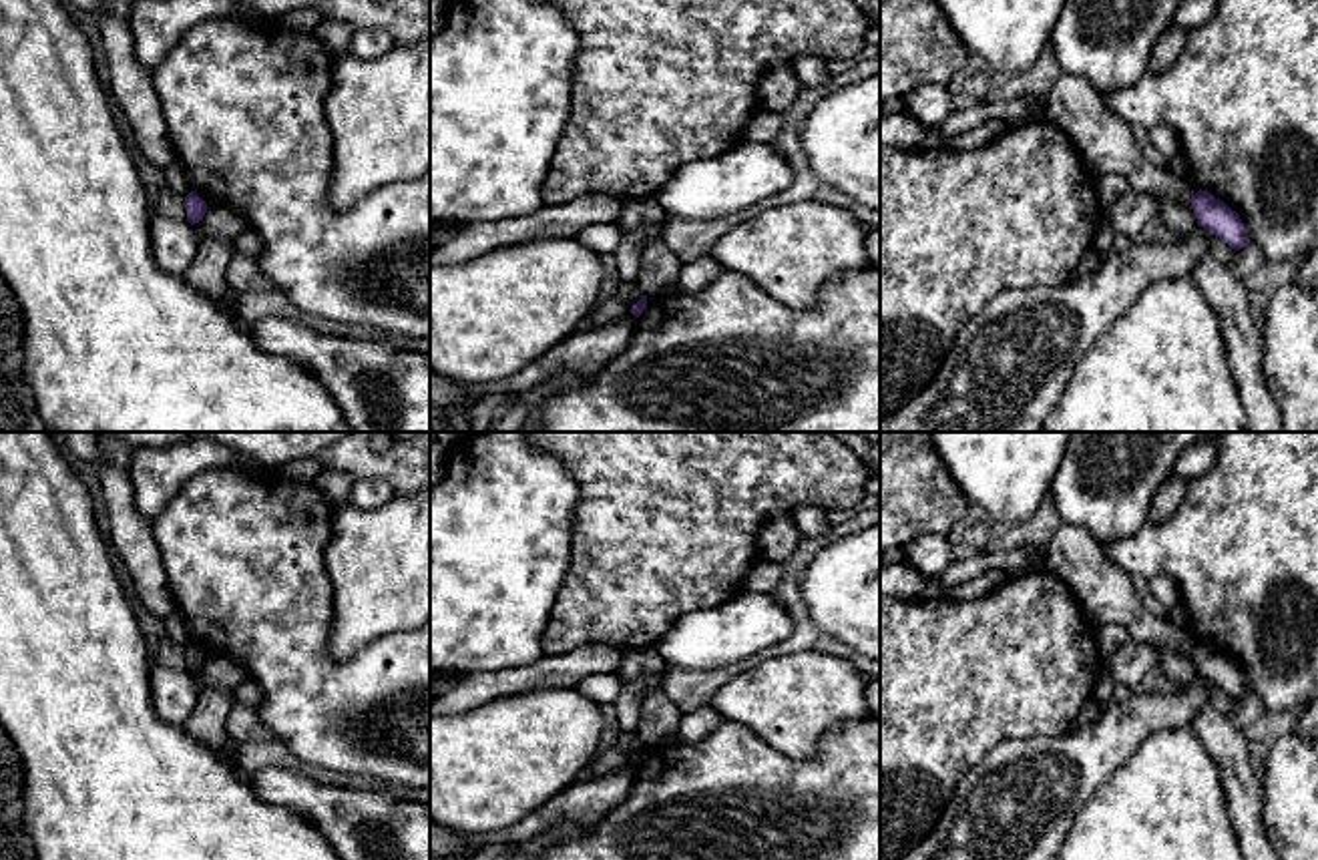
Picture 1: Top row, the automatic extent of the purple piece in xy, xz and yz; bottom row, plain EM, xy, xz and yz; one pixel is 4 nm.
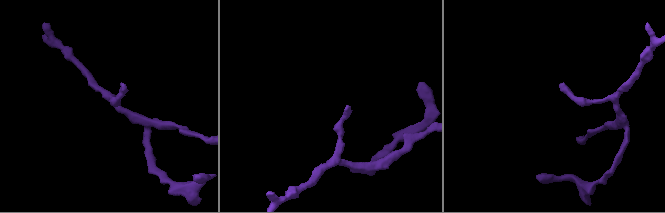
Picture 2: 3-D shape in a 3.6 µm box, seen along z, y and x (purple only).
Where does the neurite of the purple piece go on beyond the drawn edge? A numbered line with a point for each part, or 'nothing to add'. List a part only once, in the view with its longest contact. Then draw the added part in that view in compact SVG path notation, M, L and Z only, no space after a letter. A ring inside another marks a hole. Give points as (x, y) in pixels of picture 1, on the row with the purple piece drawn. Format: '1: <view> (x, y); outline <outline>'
nothing to add

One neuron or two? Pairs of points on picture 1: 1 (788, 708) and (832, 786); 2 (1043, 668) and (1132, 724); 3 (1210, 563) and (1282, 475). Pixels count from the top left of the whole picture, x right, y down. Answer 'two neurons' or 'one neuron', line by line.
1: two neurons
2: two neurons
3: one neuron

